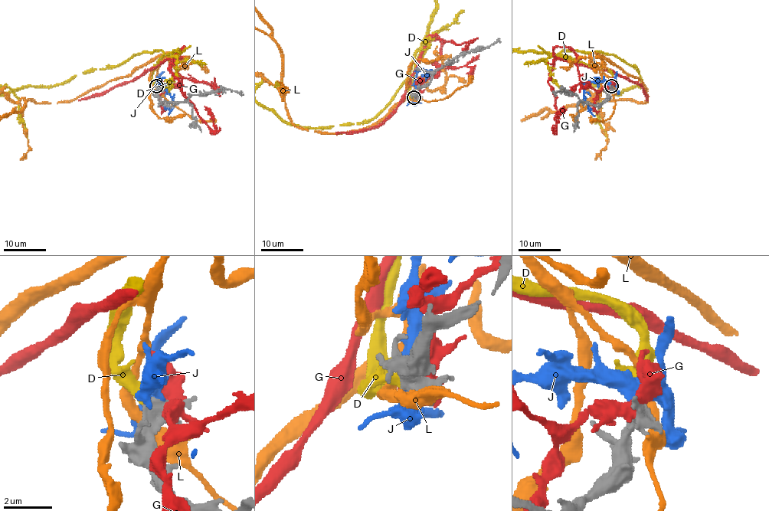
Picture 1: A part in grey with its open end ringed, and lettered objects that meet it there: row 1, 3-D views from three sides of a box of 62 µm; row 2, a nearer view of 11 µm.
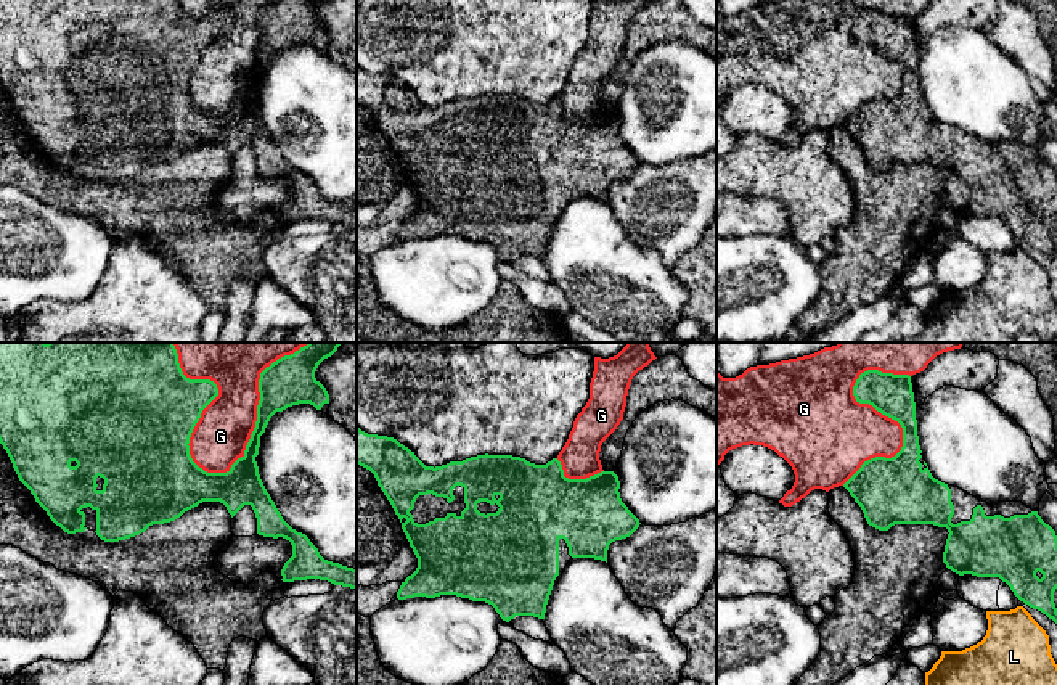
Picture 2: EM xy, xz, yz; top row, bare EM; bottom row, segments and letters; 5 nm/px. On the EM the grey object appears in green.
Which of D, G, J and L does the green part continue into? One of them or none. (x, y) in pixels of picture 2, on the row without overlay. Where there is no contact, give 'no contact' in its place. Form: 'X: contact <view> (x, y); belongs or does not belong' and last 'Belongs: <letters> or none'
D: no contact; belongs
G: contact xy (254, 68); does not belong
J: no contact; does not belong
L: no contact; does not belong
Belongs: D

